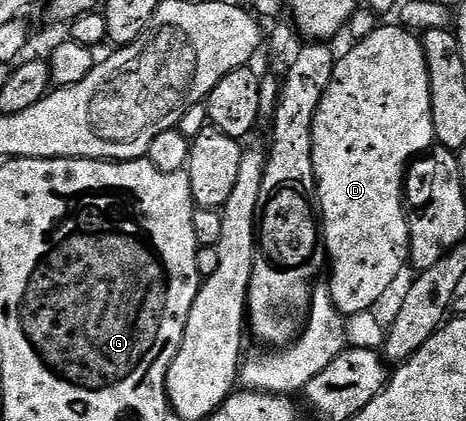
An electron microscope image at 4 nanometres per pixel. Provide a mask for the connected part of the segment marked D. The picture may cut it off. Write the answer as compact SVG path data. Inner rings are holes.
M380 24L368 37L362 38L347 54L338 58L335 67L335 77L325 91L311 128L313 135L313 163L315 164L315 188L317 190L317 209L321 214L321 241L325 253L331 256L331 286L329 292L340 313L348 318L361 313L370 313L374 305L391 289L391 284L399 277L403 268L408 268L411 252L411 227L409 213L405 208L405 174L408 172L411 160L418 153L426 154L436 144L435 128L433 127L433 111L431 110L431 75L427 66L427 55L423 50L423 42L410 29L404 29L402 24Z

